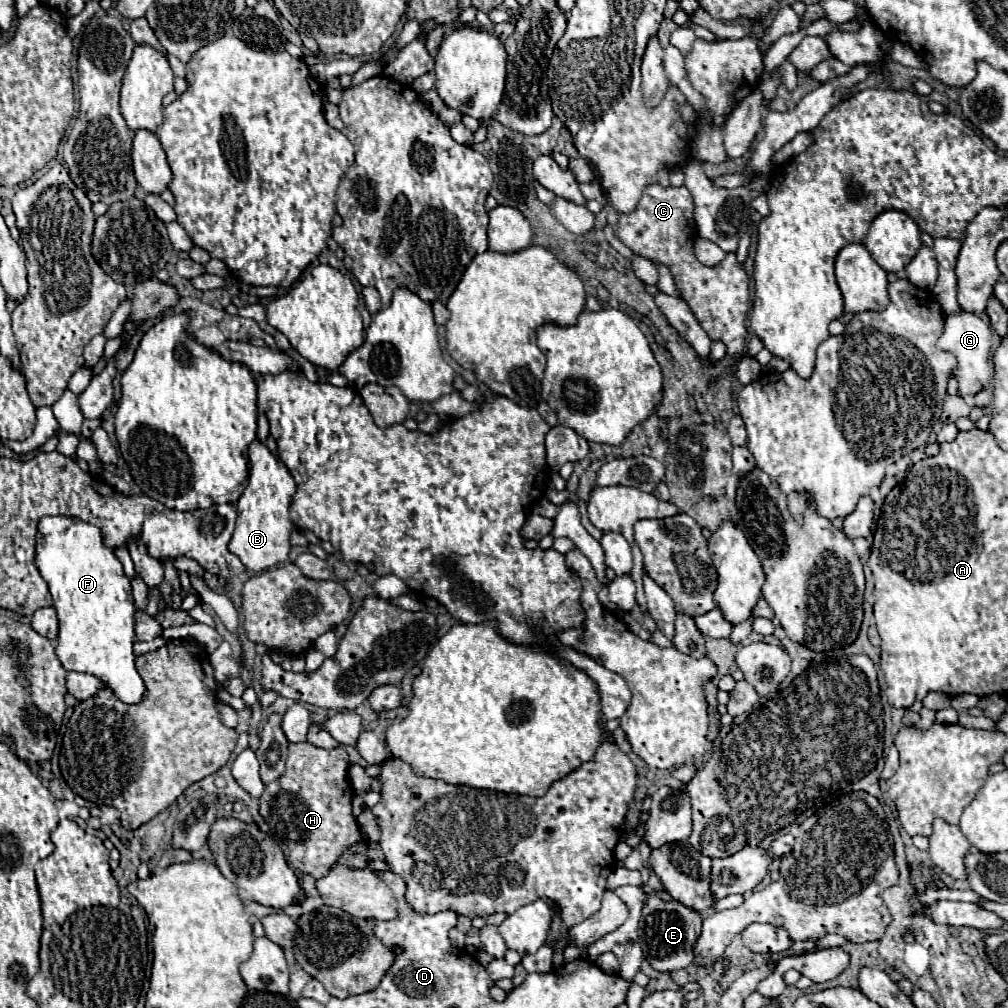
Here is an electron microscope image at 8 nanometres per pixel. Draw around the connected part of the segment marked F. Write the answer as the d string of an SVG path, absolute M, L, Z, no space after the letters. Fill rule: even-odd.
M45 516L39 522L37 532L37 568L49 584L53 596L53 606L59 616L59 634L55 654L61 660L65 670L75 670L83 674L97 676L113 694L125 704L139 704L145 694L145 684L135 668L135 604L131 596L131 582L123 574L121 562L115 554L105 548L101 530L93 524L81 522L79 518L69 516Z

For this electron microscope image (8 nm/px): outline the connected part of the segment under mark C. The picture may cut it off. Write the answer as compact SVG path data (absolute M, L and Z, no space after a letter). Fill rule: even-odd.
M649 184L635 210L621 214L617 222L617 238L627 244L635 254L661 262L669 266L681 298L689 304L693 314L699 318L701 326L711 340L721 340L727 346L727 354L735 360L743 356L745 346L745 320L749 310L749 276L745 268L737 262L735 254L727 254L723 262L715 266L705 266L695 258L693 252L693 200L687 188Z

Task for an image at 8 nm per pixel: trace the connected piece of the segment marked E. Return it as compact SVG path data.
M649 896L649 902L641 912L637 928L639 944L649 964L661 972L675 972L687 968L693 962L693 948L695 940L699 938L703 920L705 920L703 912L695 912L693 908L687 908L679 902L663 902L655 896Z

